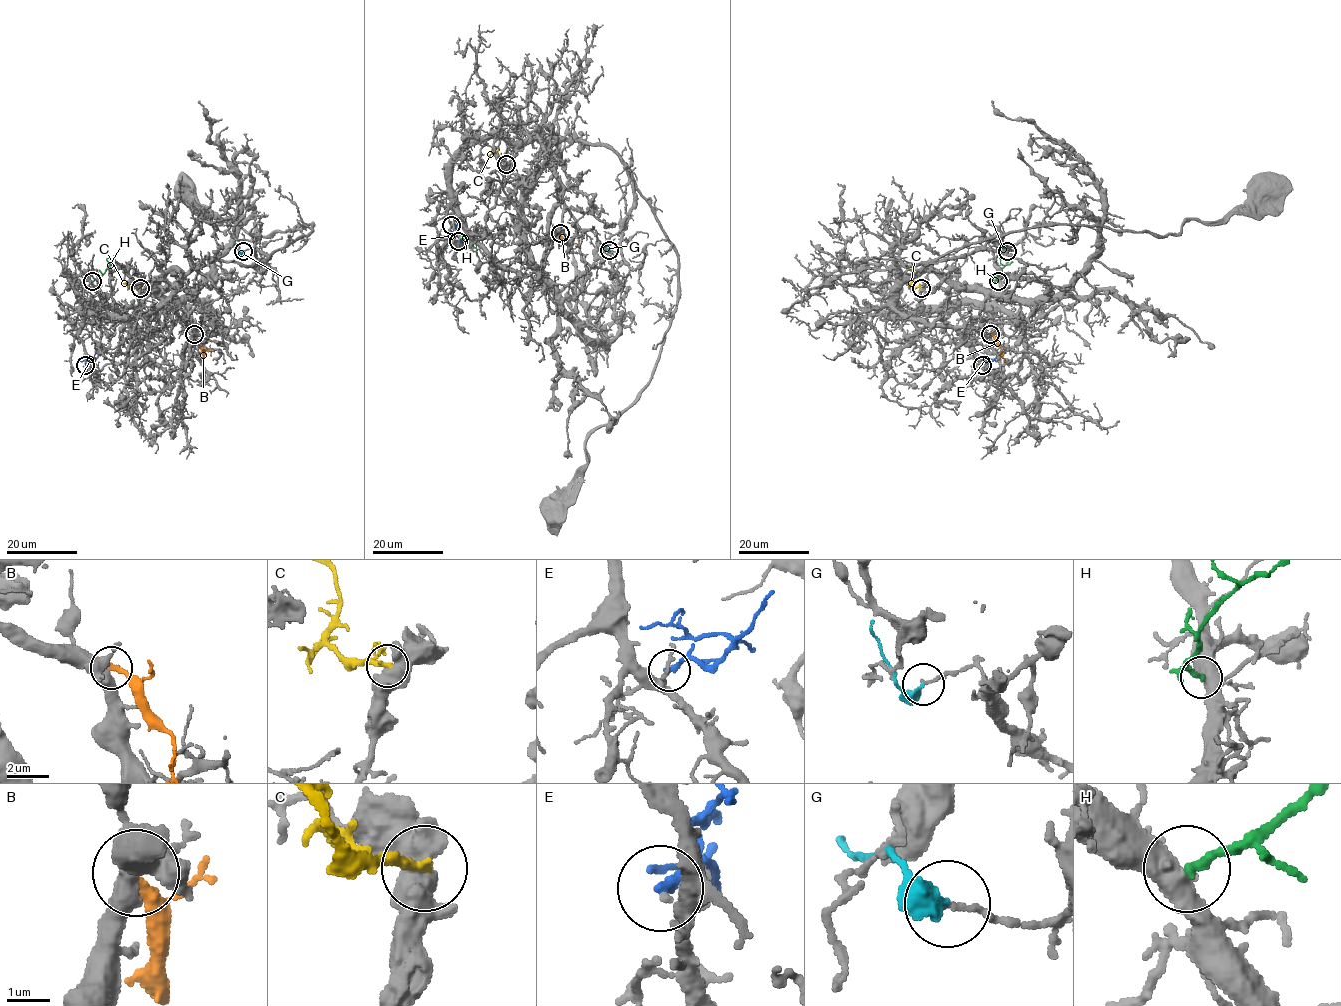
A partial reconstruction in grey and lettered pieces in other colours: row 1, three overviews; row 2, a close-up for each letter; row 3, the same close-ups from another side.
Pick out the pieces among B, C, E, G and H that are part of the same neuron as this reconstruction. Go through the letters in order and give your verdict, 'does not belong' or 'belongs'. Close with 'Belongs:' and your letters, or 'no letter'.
B: does not belong
C: does not belong
E: does not belong
G: does not belong
H: belongs
Belongs: H

